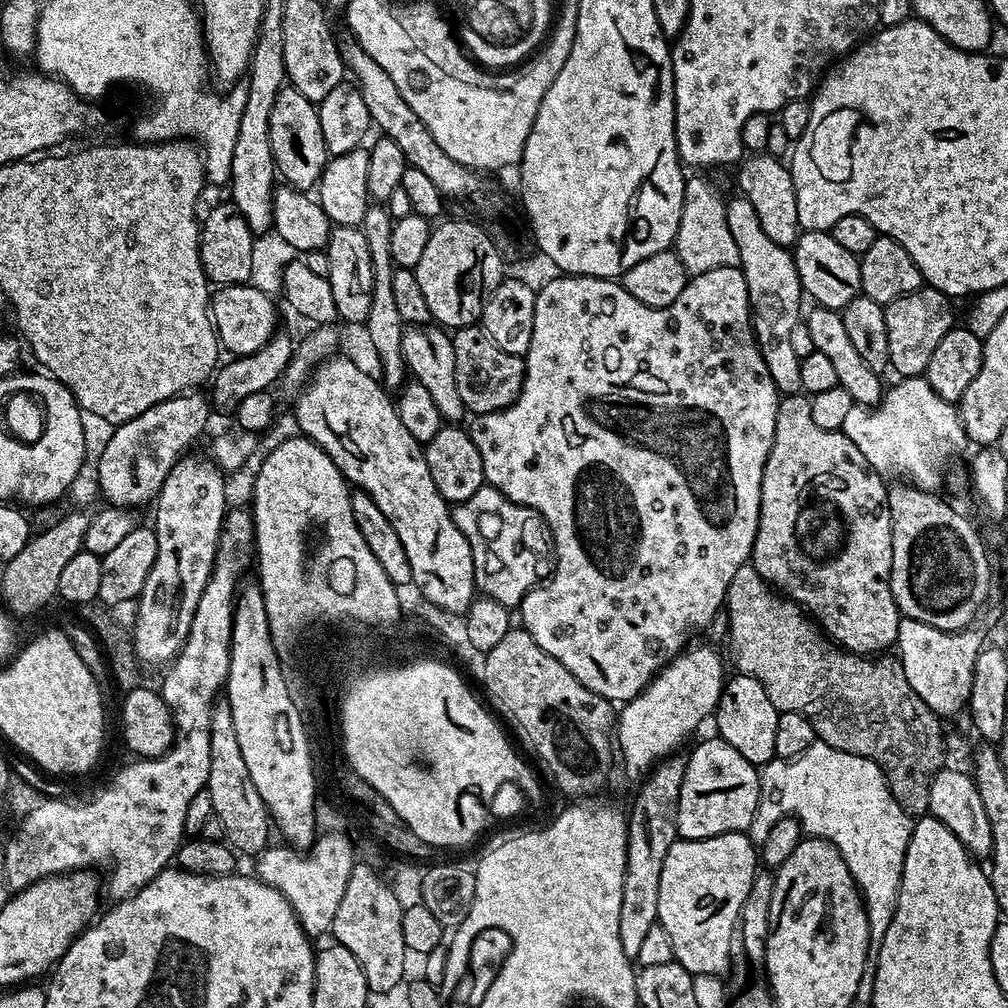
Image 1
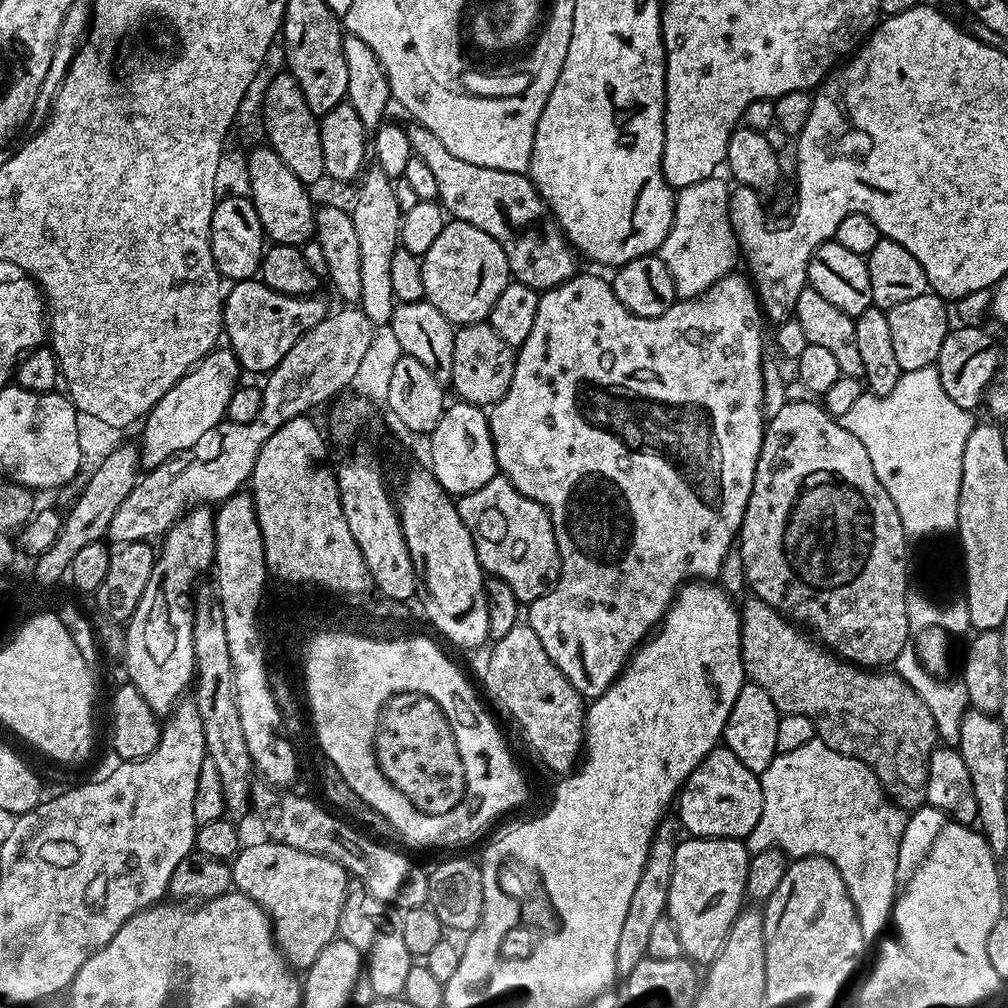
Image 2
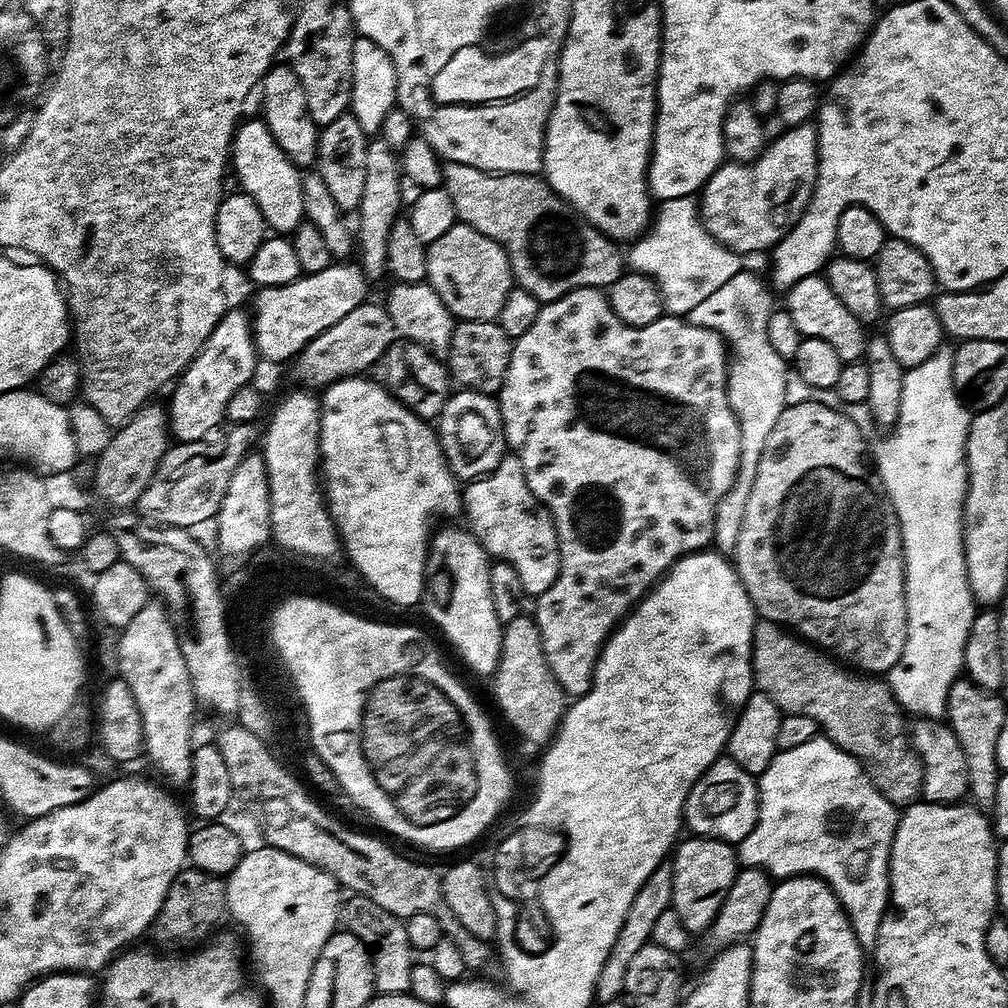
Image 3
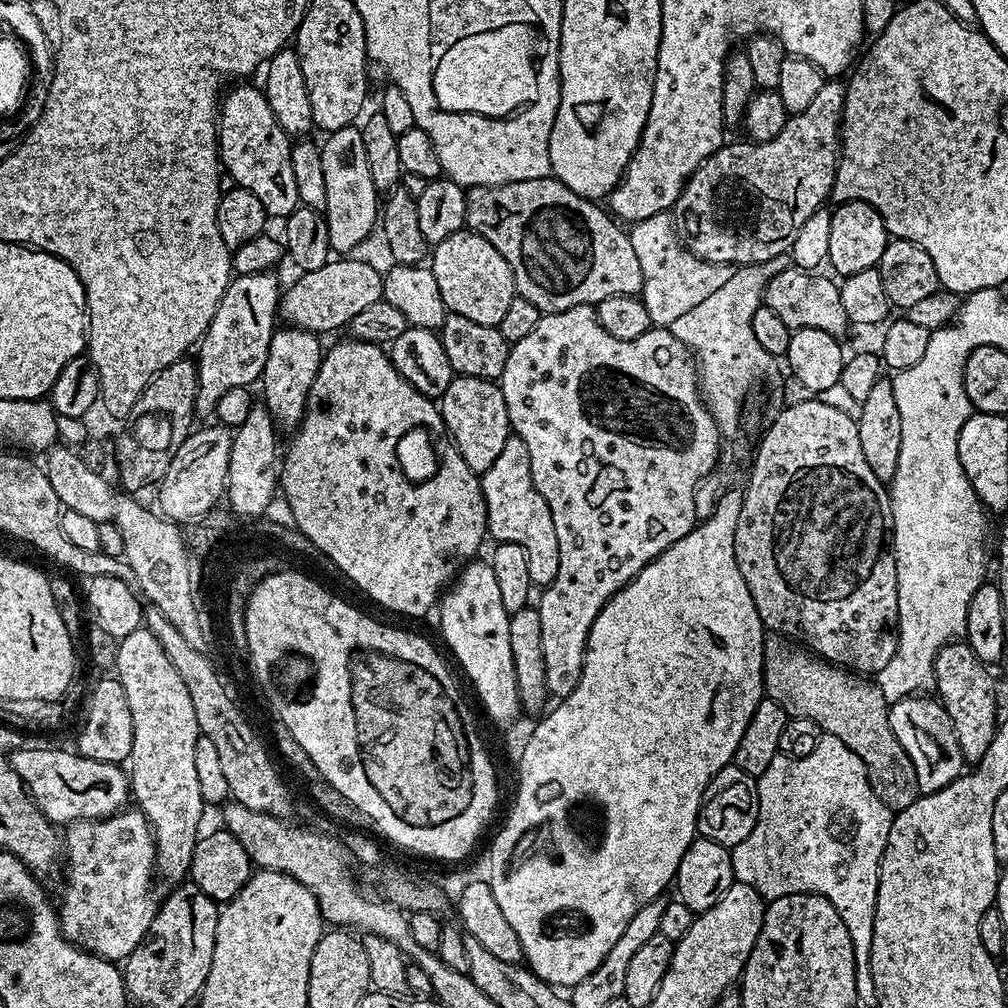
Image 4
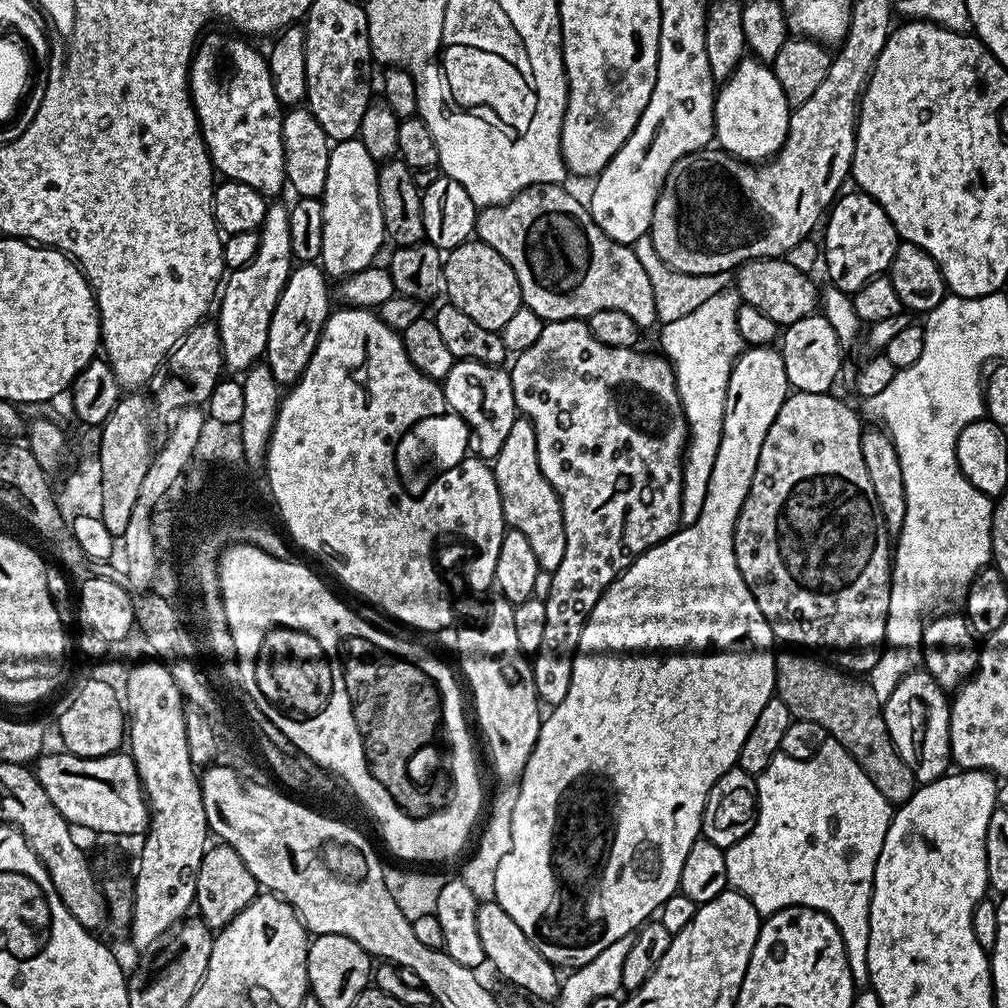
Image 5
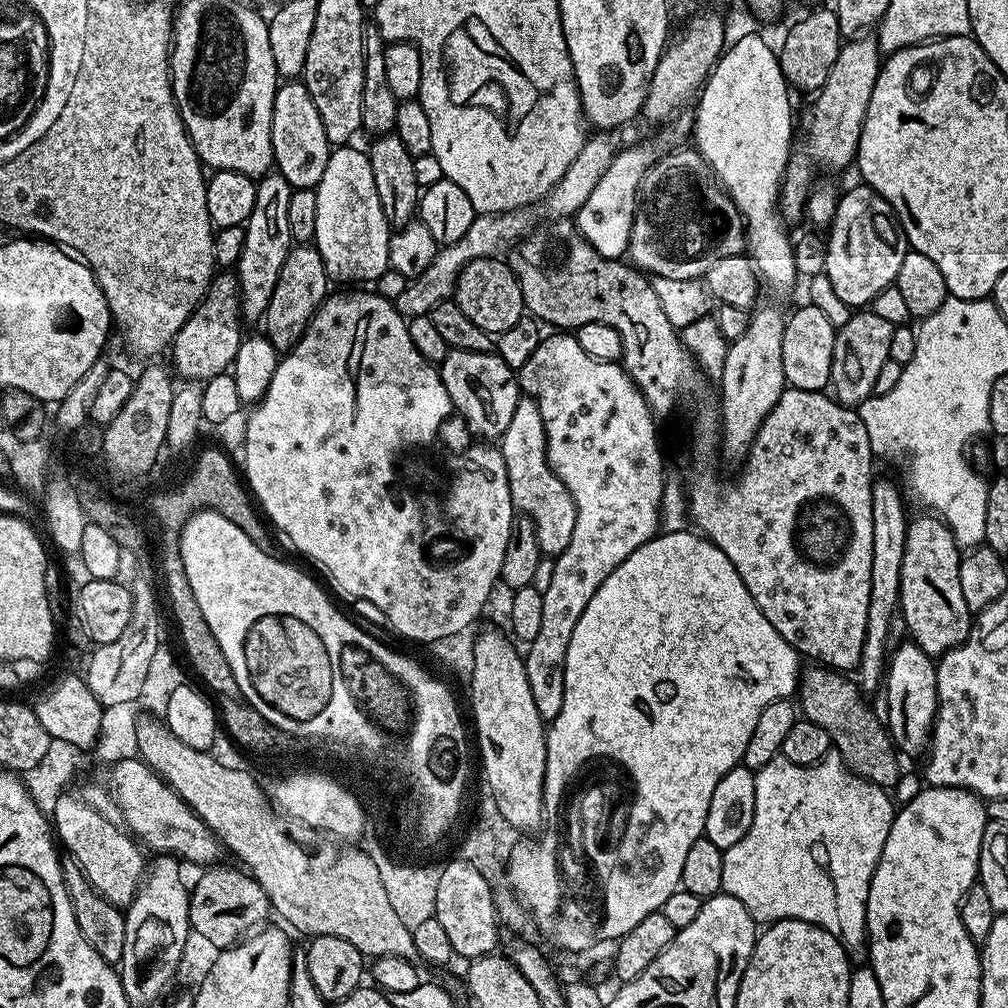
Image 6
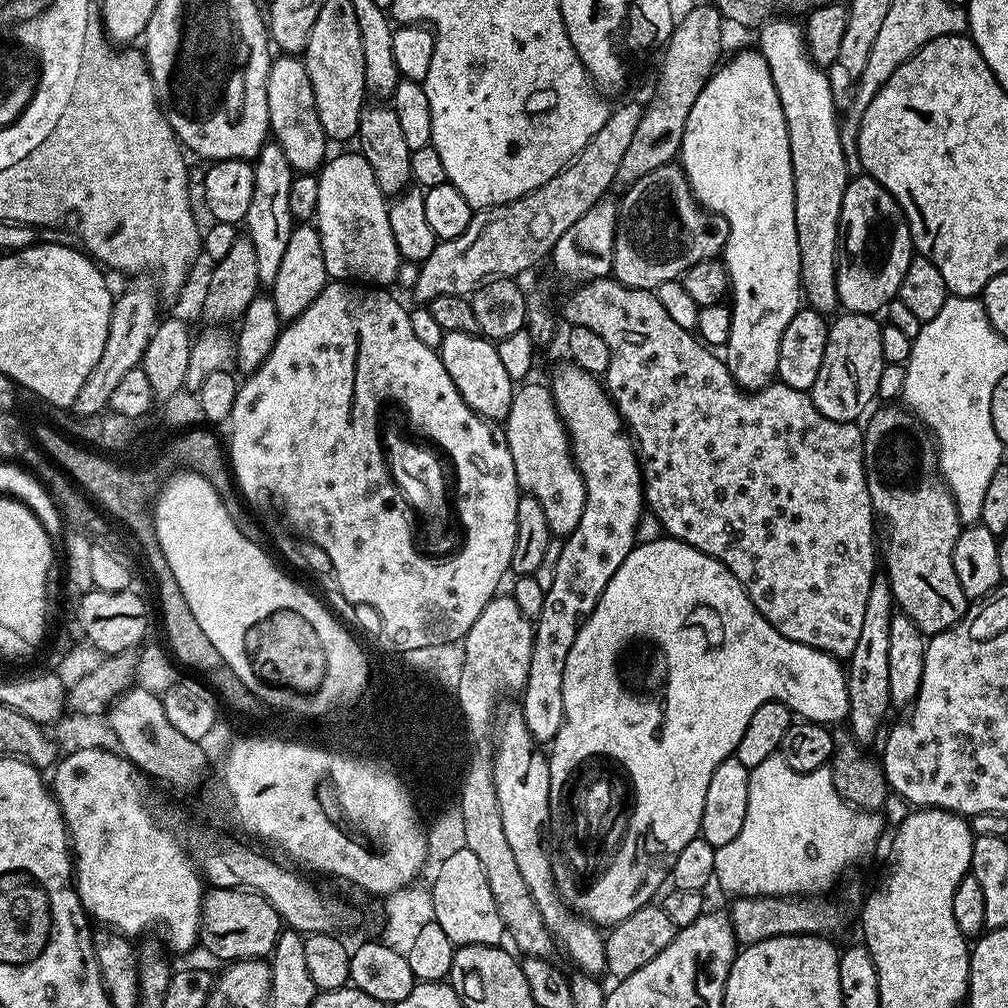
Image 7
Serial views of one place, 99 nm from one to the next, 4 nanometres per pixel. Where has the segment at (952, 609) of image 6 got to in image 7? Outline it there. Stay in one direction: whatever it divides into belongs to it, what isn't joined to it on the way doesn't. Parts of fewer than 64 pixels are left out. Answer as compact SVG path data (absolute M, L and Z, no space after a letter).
M884 406L863 425L864 477L870 490L873 513L884 519L882 564L886 569L892 599L903 615L909 616L925 637L937 636L942 630L954 626L966 614L969 600L962 594L958 574L954 574L954 542L962 527L956 503L938 472L938 449L928 427L916 419L911 411L900 406Z

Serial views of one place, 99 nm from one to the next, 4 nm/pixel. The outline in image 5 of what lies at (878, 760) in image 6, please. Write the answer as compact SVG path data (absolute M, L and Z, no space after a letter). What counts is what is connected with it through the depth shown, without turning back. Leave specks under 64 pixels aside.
M782 650L776 652L775 699L786 702L786 710L790 710L790 714L795 719L813 720L818 722L818 726L825 728L829 737L839 742L852 755L854 762L858 762L858 766L862 766L862 770L866 770L870 782L874 782L874 786L878 786L878 790L882 790L882 794L888 799L889 804L899 806L908 801L918 785L910 766L906 766L902 754L898 754L898 750L890 738L890 730L886 730L884 706L878 702L877 695L871 689L869 681L857 678L831 663L819 664L815 660L815 658L817 659L815 655L805 654L800 650L784 651L788 652L782 652Z

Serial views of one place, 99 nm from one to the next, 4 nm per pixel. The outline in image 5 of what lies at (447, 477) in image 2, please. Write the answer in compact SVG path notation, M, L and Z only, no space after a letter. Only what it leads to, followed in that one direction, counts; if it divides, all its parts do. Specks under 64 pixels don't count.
M458 360L453 363L450 374L446 374L442 387L449 409L455 415L457 412L472 431L477 454L488 462L495 461L498 450L502 450L502 442L506 442L506 434L510 434L510 426L518 419L511 375L503 367Z

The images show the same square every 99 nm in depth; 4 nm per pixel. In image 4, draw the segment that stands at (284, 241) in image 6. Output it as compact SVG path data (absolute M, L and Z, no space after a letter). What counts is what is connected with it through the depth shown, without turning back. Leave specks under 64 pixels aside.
M269 270L258 274L236 276L229 283L228 289L222 294L218 310L204 331L198 345L200 360L195 361L196 366L196 412L215 413L220 399L235 388L248 388L252 383L259 381L264 374L266 354L270 354L270 338L278 327L278 309L282 295L282 284L276 281L275 271Z

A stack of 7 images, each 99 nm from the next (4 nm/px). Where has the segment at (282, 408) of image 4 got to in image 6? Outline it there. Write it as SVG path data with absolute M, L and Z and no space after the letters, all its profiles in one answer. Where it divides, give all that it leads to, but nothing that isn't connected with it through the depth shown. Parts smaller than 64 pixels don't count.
M296 244L288 251L286 262L282 262L282 274L278 274L278 286L274 286L274 294L270 294L270 306L266 306L262 317L263 335L268 337L277 352L289 352L300 341L308 323L329 295L328 284L328 271L315 246Z

